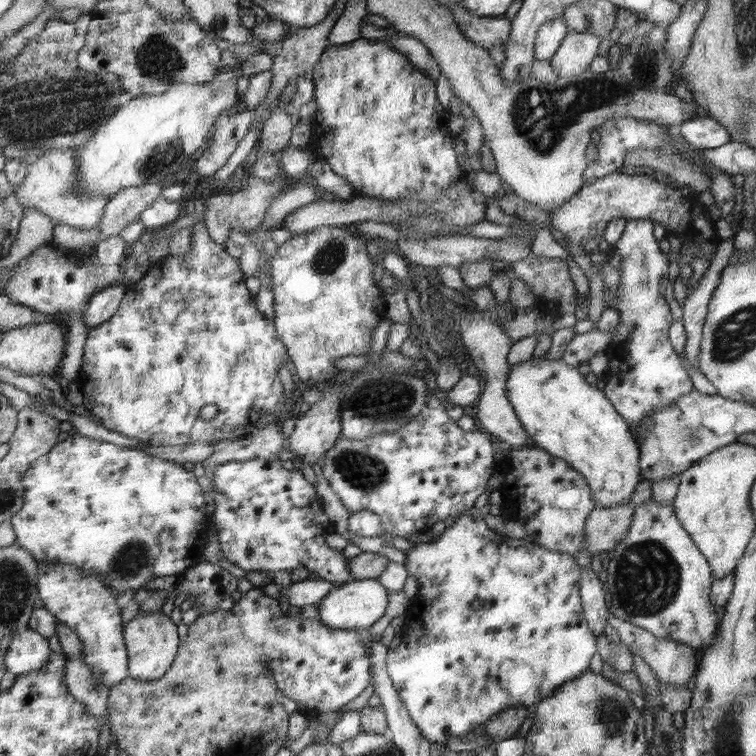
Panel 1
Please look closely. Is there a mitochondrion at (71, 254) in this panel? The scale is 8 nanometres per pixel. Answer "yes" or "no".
no

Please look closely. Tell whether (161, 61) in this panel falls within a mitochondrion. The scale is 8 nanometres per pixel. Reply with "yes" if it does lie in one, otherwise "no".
yes

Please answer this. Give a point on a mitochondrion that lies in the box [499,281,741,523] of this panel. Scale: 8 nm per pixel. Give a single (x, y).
(692, 436)

